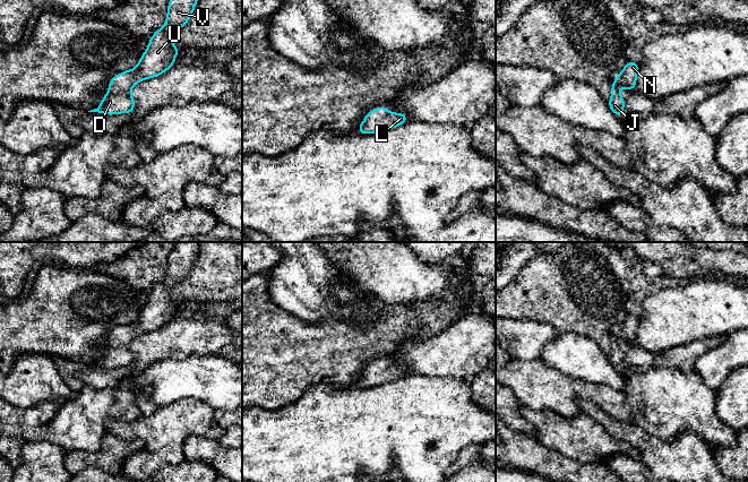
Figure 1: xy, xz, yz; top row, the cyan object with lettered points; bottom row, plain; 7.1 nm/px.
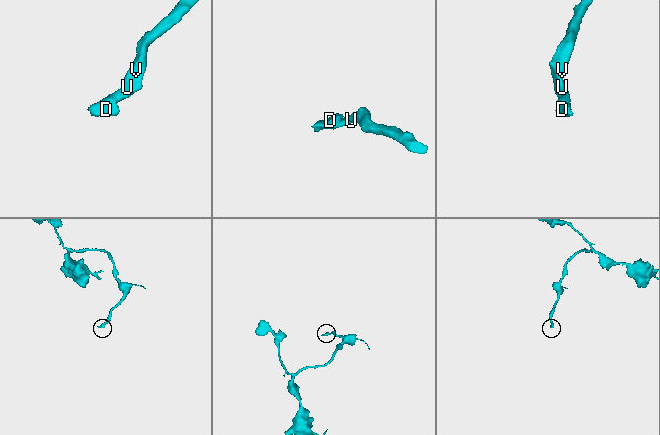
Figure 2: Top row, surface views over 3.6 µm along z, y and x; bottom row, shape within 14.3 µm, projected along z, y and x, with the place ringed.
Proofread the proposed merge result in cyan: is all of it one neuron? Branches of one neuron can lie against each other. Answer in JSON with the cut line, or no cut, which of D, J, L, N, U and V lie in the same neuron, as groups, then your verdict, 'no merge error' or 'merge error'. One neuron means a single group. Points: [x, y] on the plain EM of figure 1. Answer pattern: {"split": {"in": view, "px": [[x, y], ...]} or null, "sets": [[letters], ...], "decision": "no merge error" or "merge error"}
{"split": null, "sets": [["D", "J", "L", "N", "U", "V"]], "decision": "no merge error"}

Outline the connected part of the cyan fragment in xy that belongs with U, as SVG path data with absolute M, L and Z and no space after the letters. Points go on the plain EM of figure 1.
M175 242L167 257L165 279L155 284L137 320L113 329L109 336L108 347L103 350L100 360L88 365L108 369L132 368L135 353L130 347L131 342L141 334L161 329L174 319L179 300L170 294L170 290L189 275L199 252L199 247L200 242Z

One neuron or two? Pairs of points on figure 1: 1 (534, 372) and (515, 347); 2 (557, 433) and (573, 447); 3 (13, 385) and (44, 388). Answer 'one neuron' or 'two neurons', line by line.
1: two neurons
2: one neuron
3: one neuron

